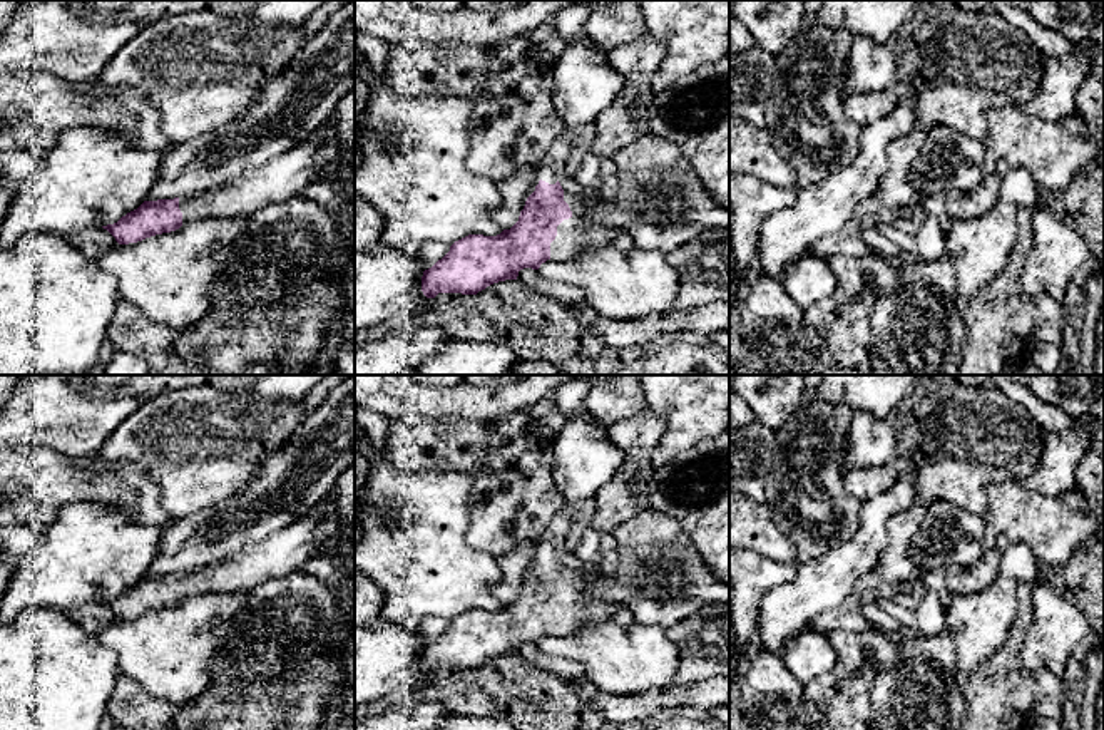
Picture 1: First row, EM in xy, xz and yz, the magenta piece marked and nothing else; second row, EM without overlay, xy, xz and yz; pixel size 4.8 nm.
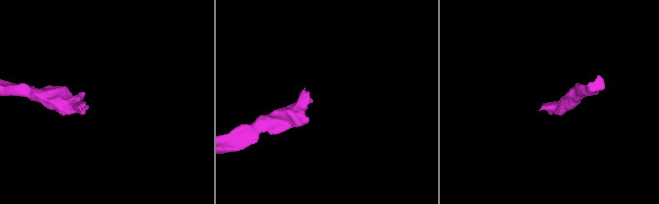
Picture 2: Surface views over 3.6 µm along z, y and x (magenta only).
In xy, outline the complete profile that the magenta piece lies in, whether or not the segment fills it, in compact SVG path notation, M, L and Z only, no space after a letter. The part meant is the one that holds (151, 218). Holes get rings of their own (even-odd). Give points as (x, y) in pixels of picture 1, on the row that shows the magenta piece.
M328 119L306 141L246 171L233 182L192 196L144 201L117 223L102 228L119 244L129 244L176 231L189 221L248 216L269 203L298 196L304 186L313 182L325 162L335 157L336 147L323 146L333 127L333 121Z

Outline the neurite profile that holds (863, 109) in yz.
M895 89L868 92L845 97L841 105L845 114L860 127L878 122L887 117L900 100Z

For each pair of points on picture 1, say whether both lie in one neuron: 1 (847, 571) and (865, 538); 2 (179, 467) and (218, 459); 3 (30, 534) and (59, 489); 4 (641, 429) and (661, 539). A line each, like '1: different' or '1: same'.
1: same
2: same
3: different
4: different

